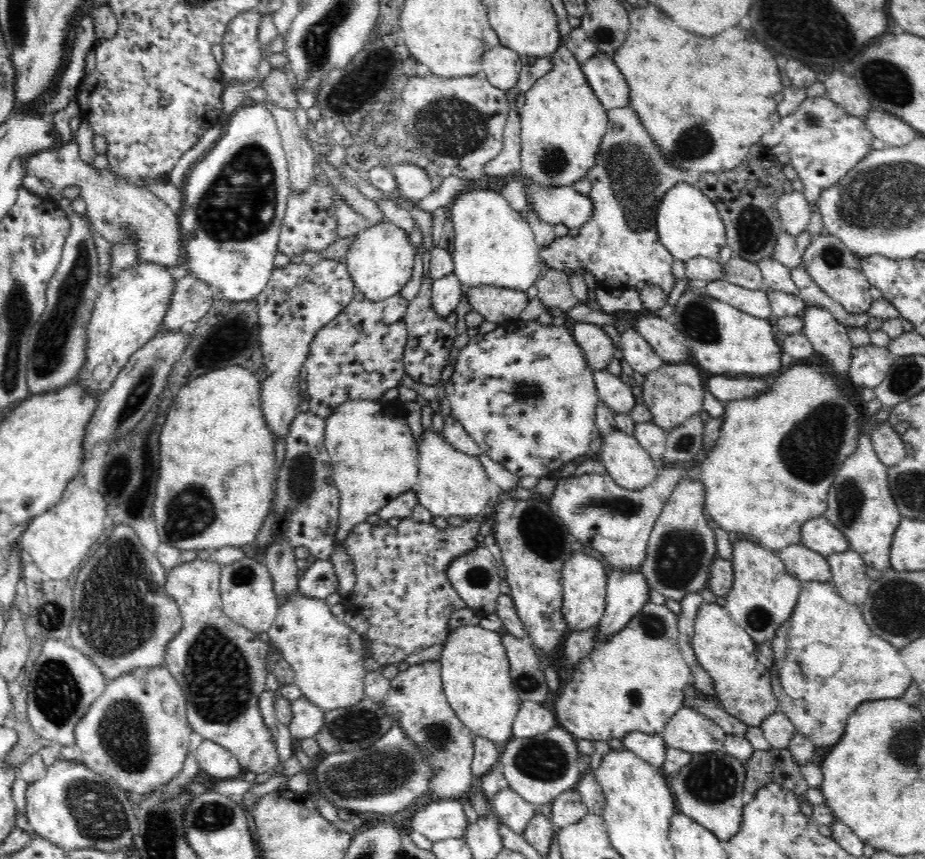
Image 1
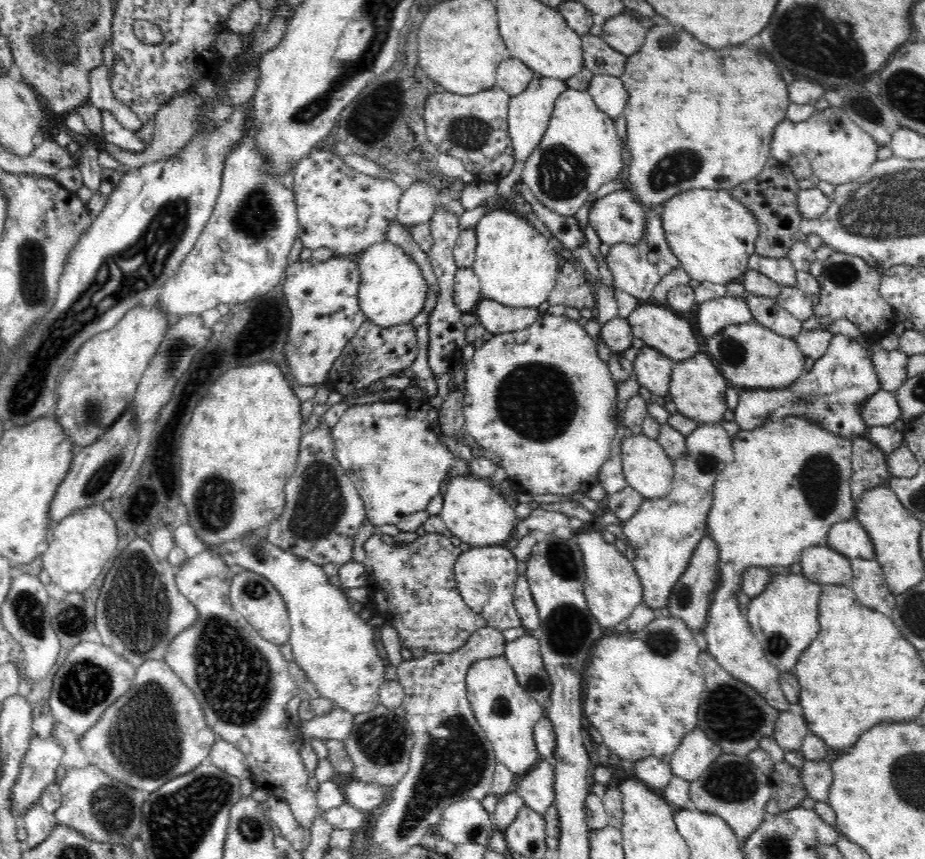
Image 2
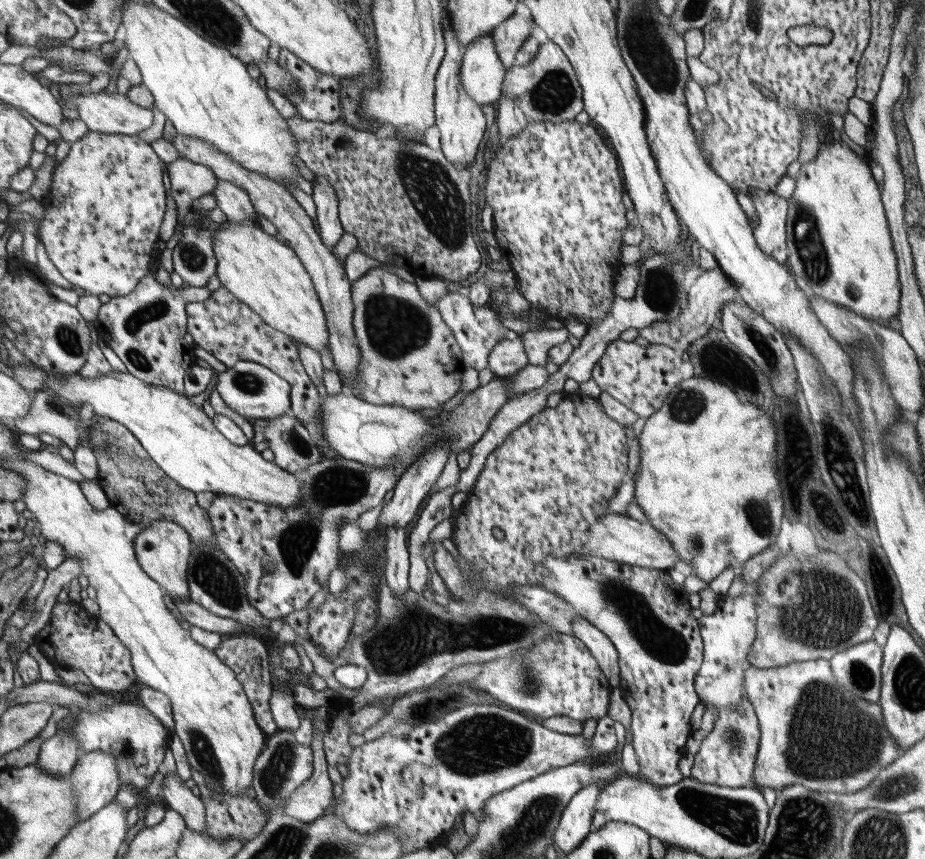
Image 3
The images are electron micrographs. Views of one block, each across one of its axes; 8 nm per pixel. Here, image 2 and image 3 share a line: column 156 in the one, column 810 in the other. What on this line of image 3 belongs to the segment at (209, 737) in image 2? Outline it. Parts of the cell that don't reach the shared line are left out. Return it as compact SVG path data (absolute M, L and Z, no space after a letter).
M805 660L779 668L761 670L749 666L745 670L745 698L753 704L761 732L751 786L759 790L765 786L773 790L783 790L791 784L803 784L809 790L829 796L853 794L867 788L883 768L899 758L901 750L885 728L881 706L847 692L841 684L835 682L829 668L831 662L827 660Z

